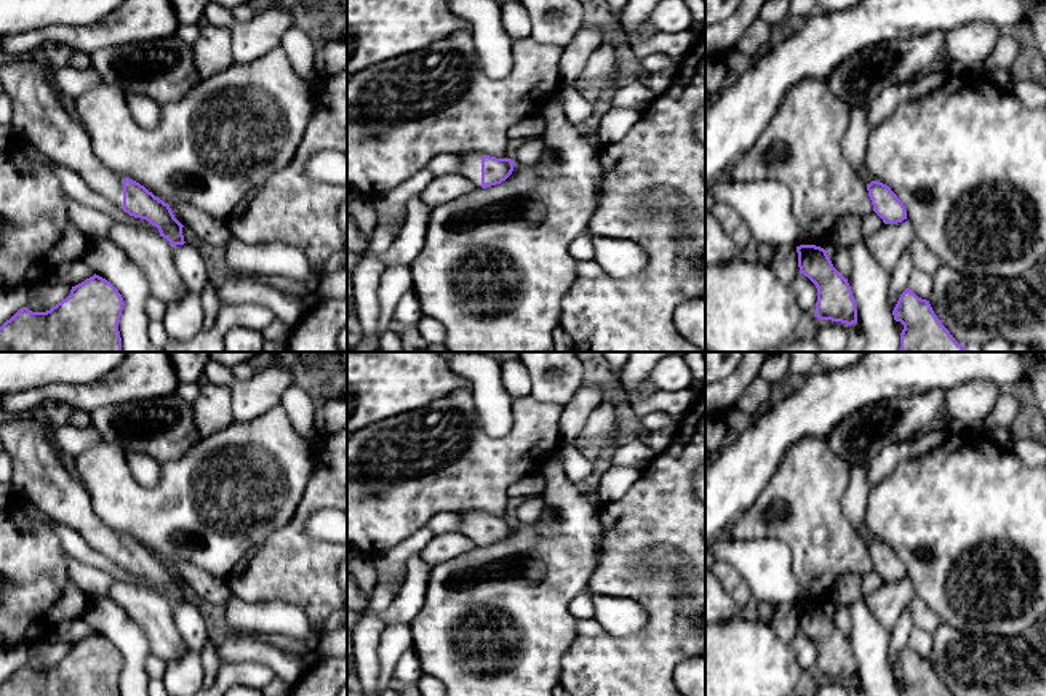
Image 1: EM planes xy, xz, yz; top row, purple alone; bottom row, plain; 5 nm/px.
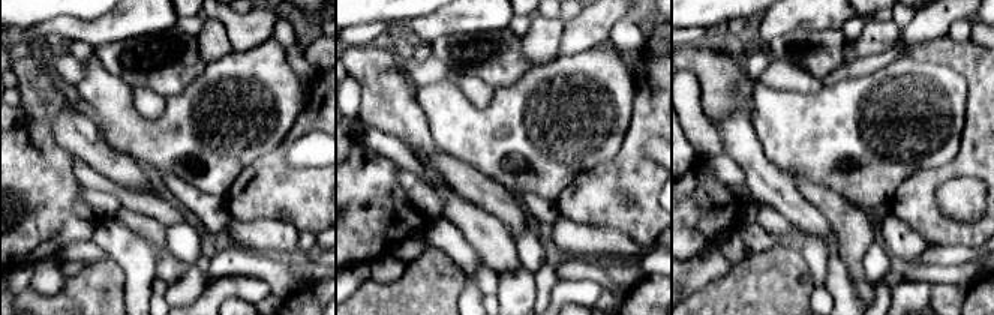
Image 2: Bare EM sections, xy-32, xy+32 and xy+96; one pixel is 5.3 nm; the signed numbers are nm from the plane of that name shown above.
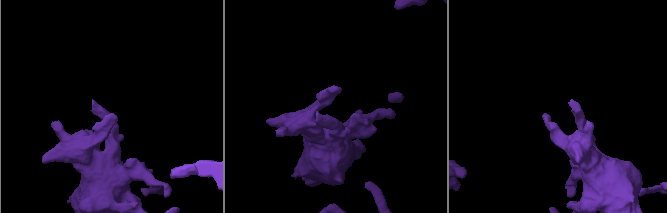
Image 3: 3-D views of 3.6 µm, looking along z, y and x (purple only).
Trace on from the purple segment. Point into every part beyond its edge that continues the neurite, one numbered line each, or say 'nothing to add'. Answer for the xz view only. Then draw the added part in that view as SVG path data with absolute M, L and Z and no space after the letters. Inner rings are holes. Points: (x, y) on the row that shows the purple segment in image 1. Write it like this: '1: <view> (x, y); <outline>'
1: xz (471, 162); M464 152L457 157L461 158L459 174L473 182L475 187L481 187L481 154Z

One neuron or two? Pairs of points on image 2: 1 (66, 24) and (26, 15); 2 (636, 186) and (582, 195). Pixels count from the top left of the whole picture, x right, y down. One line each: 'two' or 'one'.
1: two
2: one

